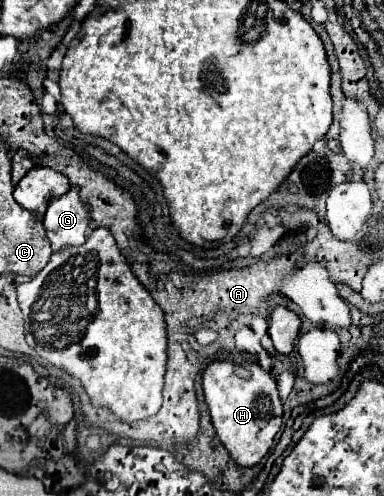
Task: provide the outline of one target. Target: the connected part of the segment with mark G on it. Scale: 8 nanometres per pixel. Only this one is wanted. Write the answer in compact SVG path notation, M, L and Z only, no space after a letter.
M70 188L66 194L54 200L54 204L50 204L44 216L44 228L48 232L52 250L84 244L88 222L90 206L80 198L78 188Z

